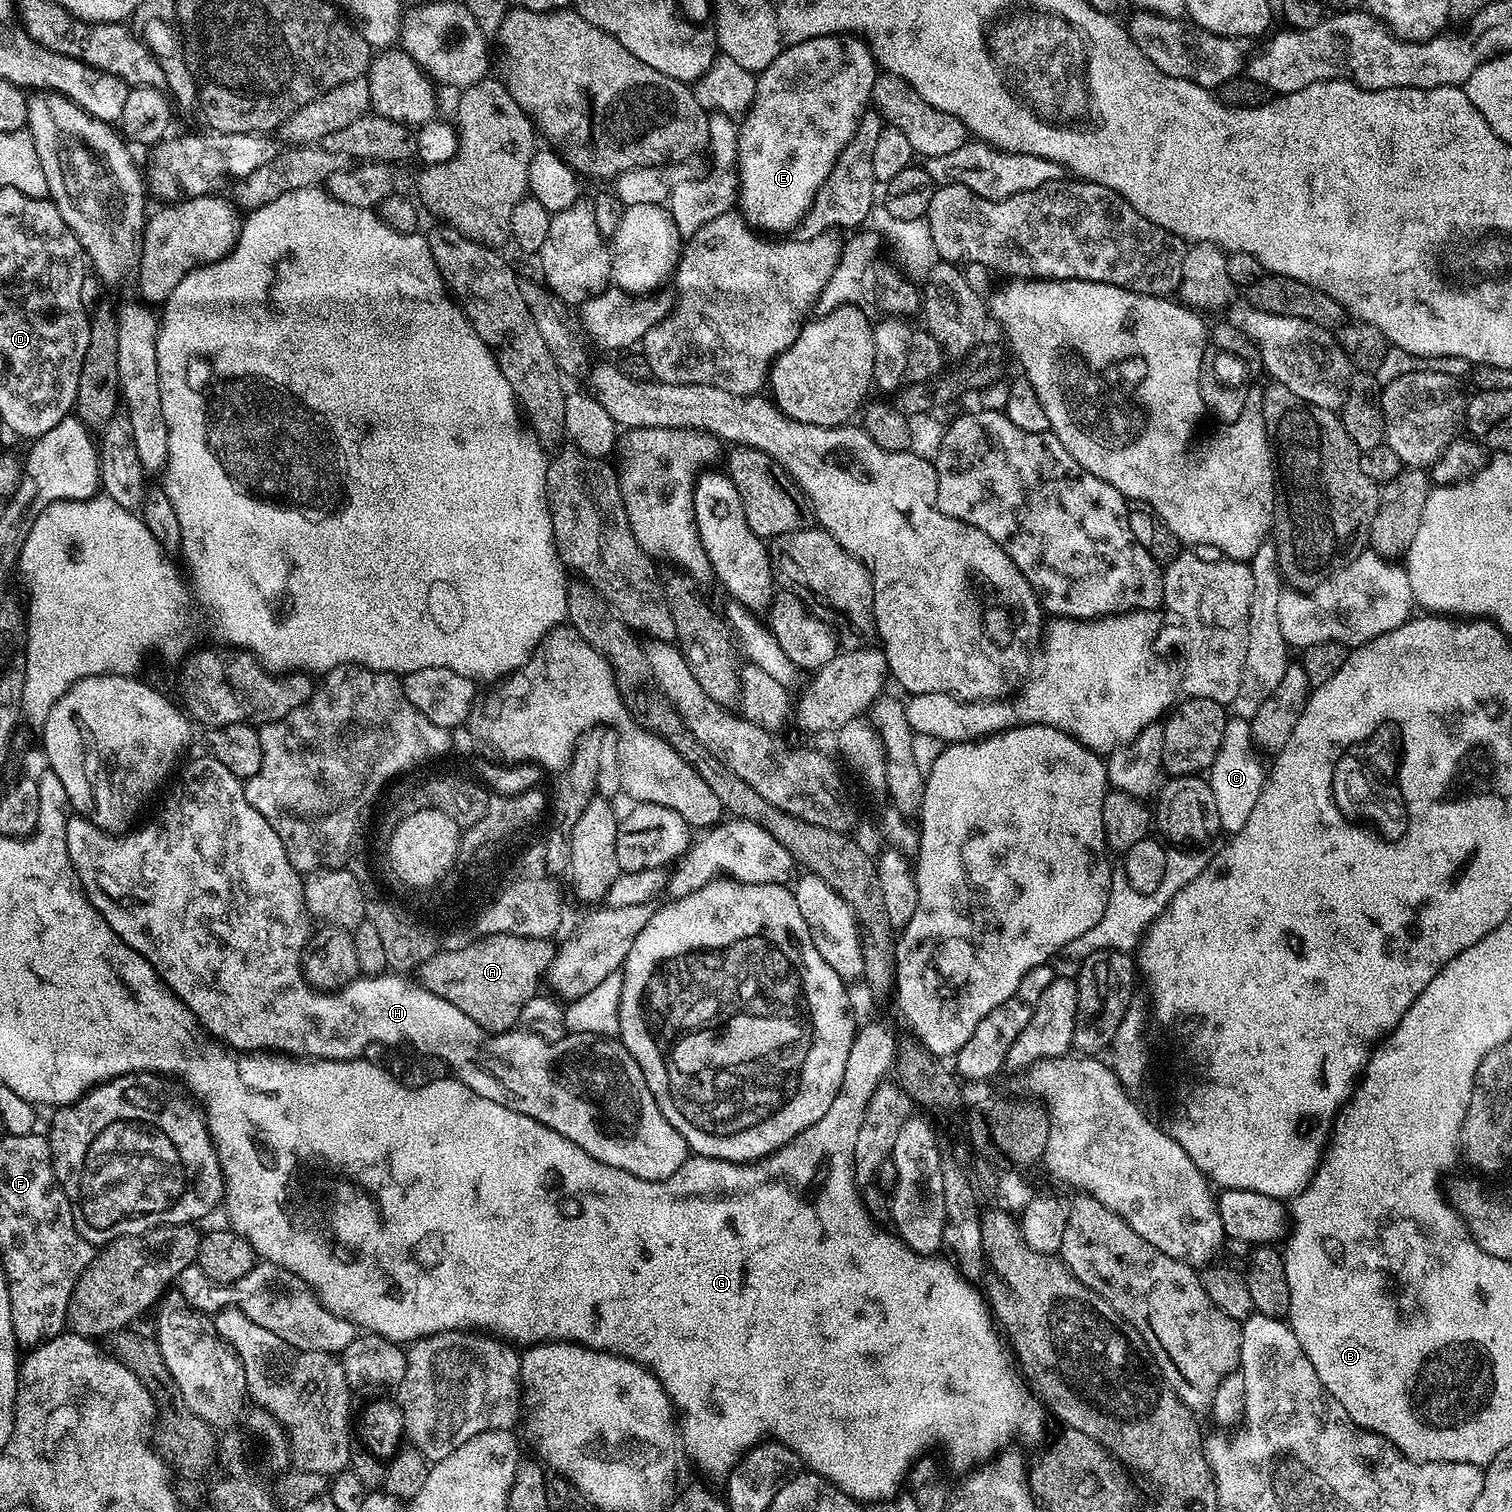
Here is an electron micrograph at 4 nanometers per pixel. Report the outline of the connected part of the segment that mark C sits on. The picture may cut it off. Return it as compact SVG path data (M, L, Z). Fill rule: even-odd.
M1229 719L1226 734L1222 734L1221 748L1212 767L1206 772L1208 785L1214 790L1214 802L1218 806L1218 822L1225 833L1242 830L1258 803L1266 779L1266 768L1260 765L1259 758L1258 749L1252 742L1251 723L1247 719Z

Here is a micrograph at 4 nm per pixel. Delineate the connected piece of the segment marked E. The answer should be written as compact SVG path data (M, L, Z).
M851 34L798 42L798 46L784 49L769 68L759 73L752 105L739 121L737 138L738 211L749 228L760 234L788 234L791 228L800 228L839 156L854 138L860 119L869 111L877 75L878 65L867 44Z

